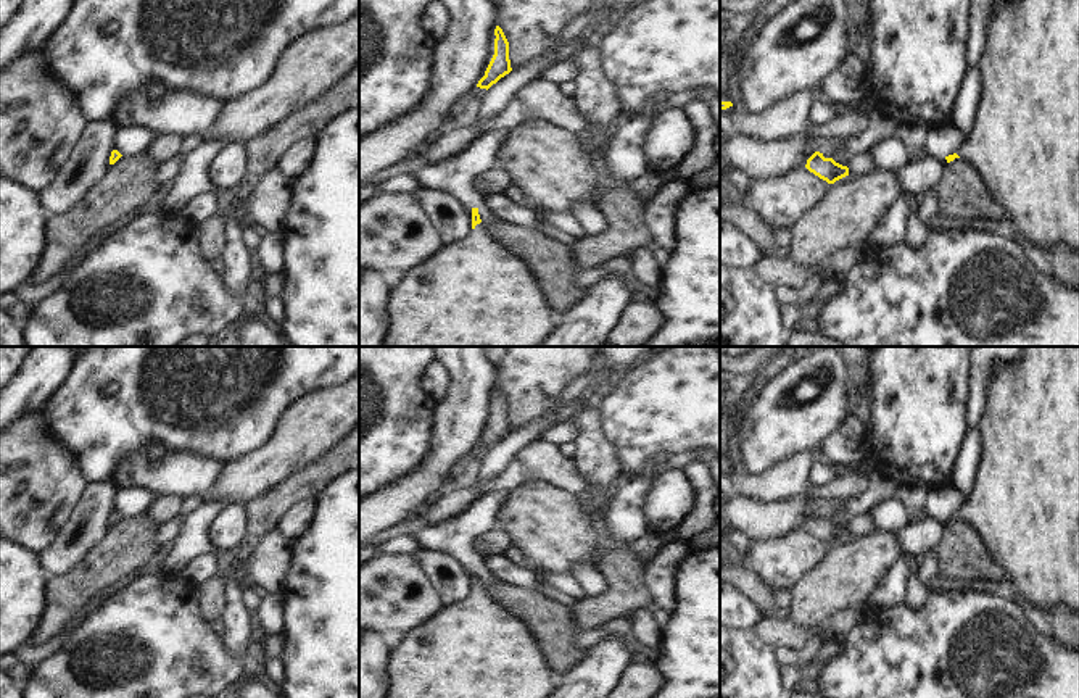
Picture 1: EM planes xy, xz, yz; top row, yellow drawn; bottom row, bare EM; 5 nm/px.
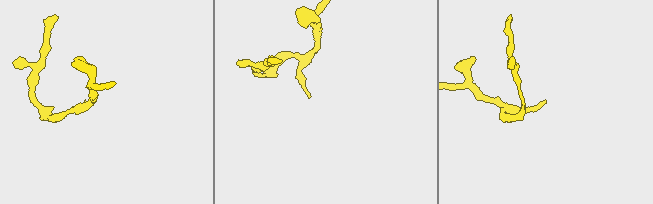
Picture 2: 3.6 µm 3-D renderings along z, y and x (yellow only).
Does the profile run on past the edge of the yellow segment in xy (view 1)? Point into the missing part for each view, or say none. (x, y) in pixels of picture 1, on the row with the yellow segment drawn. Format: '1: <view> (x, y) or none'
1: none

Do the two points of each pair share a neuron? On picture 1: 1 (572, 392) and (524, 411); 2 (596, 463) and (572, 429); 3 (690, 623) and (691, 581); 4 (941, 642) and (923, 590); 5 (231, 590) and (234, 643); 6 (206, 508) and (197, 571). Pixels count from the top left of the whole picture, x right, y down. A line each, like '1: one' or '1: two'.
1: two
2: two
3: one
4: two
5: one
6: two

